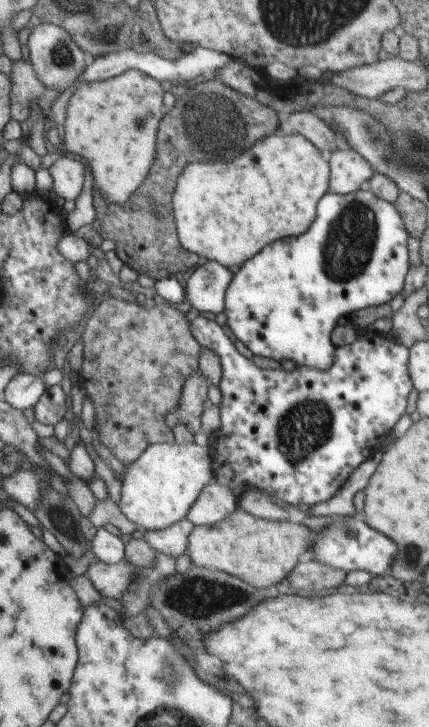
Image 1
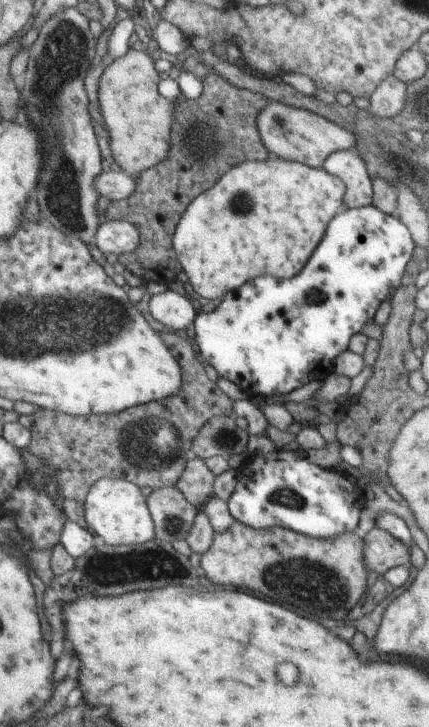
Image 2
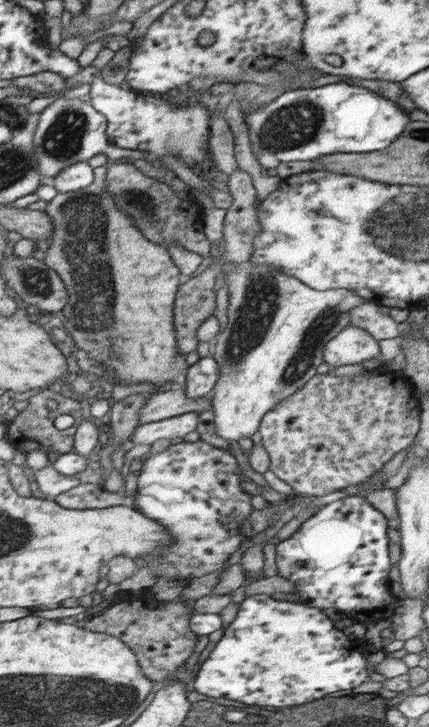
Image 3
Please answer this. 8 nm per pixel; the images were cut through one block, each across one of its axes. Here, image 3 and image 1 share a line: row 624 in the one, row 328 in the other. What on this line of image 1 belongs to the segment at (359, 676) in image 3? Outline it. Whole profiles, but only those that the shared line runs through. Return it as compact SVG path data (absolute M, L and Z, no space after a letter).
M367 187L360 188L356 192L347 195L326 193L317 204L316 220L310 226L310 230L302 233L294 238L286 238L286 240L277 240L272 244L264 247L262 252L257 252L252 258L249 258L230 281L229 287L225 292L225 307L227 325L232 334L236 336L248 350L254 355L278 361L292 360L297 366L308 366L308 368L318 368L318 370L326 371L334 364L335 346L330 342L330 334L334 330L334 326L338 324L340 316L352 316L356 310L368 308L368 306L380 306L390 302L392 298L398 296L403 290L405 276L410 267L410 256L408 250L408 231L404 227L404 221L400 217L400 213L396 210L393 203L378 198Z

